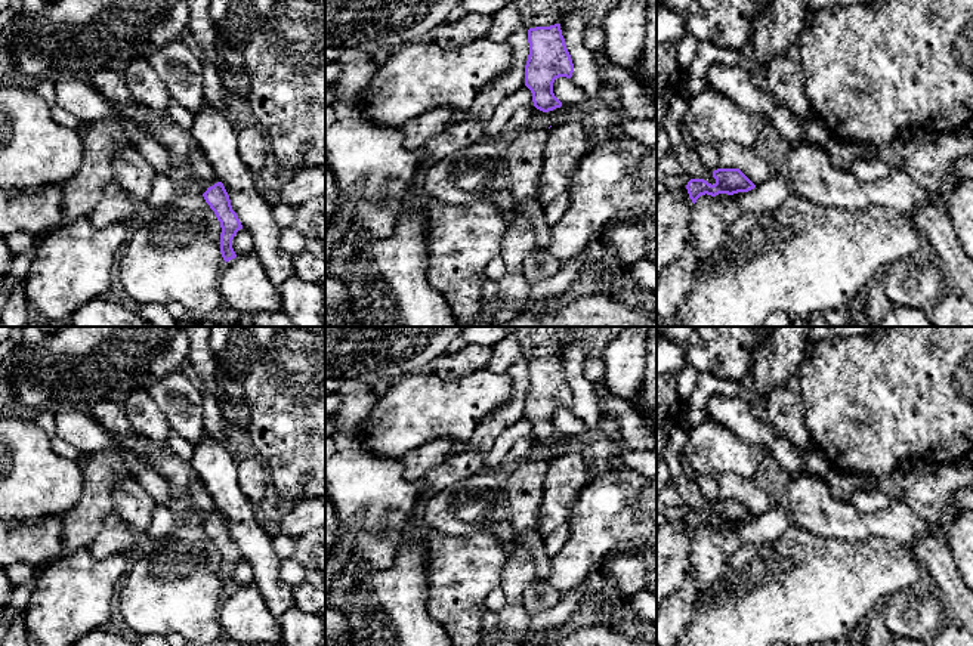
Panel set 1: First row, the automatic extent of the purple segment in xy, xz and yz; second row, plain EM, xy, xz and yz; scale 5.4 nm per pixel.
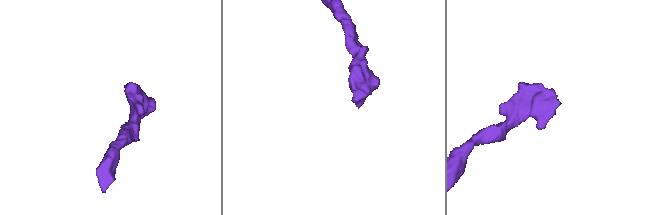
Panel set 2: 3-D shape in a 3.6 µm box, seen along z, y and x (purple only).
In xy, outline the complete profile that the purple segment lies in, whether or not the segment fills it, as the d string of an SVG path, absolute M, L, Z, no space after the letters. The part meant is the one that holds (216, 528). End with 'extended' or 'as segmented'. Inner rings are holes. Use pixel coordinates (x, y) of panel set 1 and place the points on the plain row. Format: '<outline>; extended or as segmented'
M201 480L194 482L186 491L186 500L180 504L186 519L200 522L220 553L220 584L226 593L237 588L232 571L243 556L232 541L229 526L223 514L214 507Z; extended

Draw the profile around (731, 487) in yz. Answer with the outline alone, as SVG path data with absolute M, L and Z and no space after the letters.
M720 473L716 480L719 500L739 500L756 517L770 507L769 495L753 480L745 480L732 473Z

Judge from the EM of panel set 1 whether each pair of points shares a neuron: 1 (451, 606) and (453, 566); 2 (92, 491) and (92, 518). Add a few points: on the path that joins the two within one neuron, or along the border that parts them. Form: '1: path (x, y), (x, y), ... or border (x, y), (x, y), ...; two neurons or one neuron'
1: path (453, 596), (453, 577); one neuron
2: path (92, 497), (92, 512); one neuron

